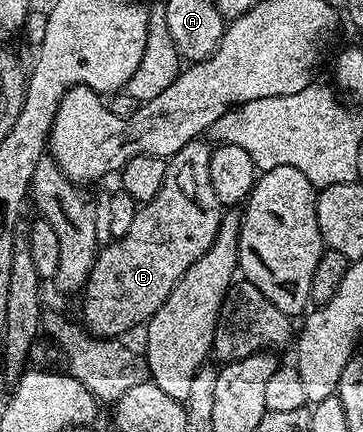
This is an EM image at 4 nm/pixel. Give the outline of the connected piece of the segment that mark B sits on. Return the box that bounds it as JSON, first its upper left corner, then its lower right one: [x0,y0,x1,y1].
[82,138,222,337]

